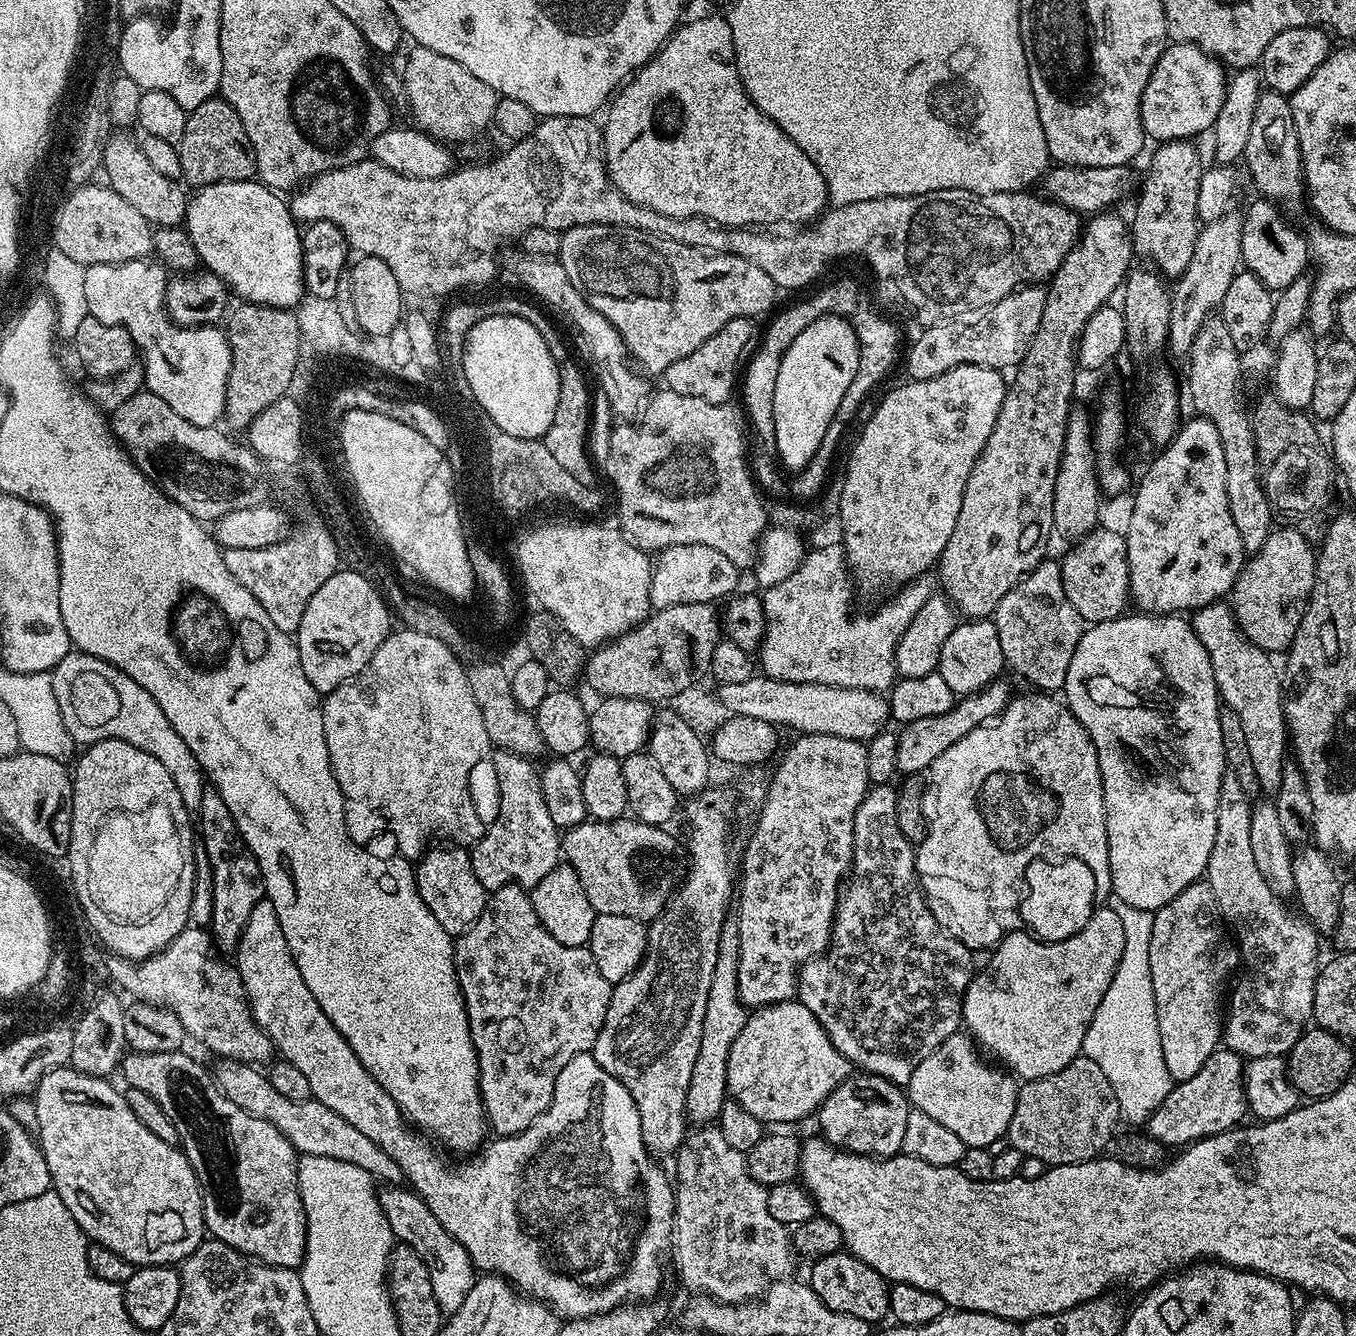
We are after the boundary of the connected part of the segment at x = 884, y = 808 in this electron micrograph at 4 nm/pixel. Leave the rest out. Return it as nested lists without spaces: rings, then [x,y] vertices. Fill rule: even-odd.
[[[869,787],[868,793],[864,795],[858,810],[854,814],[850,875],[847,877],[836,901],[836,917],[832,920],[832,938],[823,958],[813,958],[800,965],[796,991],[800,1003],[806,1006],[806,1010],[810,1010],[810,1014],[818,1020],[822,1030],[826,1030],[830,1042],[834,1042],[834,1046],[846,1057],[849,1065],[861,1064],[859,1067],[863,1071],[873,1072],[876,1076],[882,1076],[890,1082],[906,1086],[910,1082],[918,1062],[922,1062],[922,1058],[934,1054],[934,1050],[938,1050],[938,1046],[942,1046],[942,1042],[946,1042],[946,1038],[953,1036],[961,1027],[964,995],[968,989],[968,983],[973,978],[974,967],[972,968],[973,953],[966,947],[964,941],[957,940],[949,932],[945,932],[944,927],[940,925],[940,921],[928,908],[924,892],[920,889],[920,878],[916,875],[916,848],[902,834],[902,830],[898,830],[897,789],[890,787]]]

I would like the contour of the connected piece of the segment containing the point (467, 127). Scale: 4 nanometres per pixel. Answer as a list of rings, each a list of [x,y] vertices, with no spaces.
[[[416,46],[413,49],[404,64],[402,79],[404,96],[412,107],[415,123],[440,142],[468,140],[484,127],[487,129],[494,118],[498,93],[486,86],[482,78],[474,78],[474,74],[454,62],[454,58],[446,58],[429,48]]]

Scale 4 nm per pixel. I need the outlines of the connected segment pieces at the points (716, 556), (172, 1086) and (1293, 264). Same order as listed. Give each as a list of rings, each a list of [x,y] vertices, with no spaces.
[[[671,544],[668,548],[659,549],[655,553],[654,563],[646,581],[648,600],[653,609],[669,608],[672,604],[689,604],[702,602],[710,604],[723,601],[737,591],[742,569],[726,554],[714,550],[714,546],[698,546],[697,544]]]
[[[184,1050],[166,1054],[129,1051],[122,1061],[123,1083],[129,1088],[150,1094],[150,1098],[154,1098],[154,1102],[158,1102],[158,1106],[166,1110],[170,1122],[174,1122],[180,1139],[179,1147],[200,1183],[207,1235],[211,1239],[226,1242],[226,1246],[253,1260],[259,1260],[262,1264],[272,1264],[275,1268],[299,1269],[306,1254],[308,1227],[298,1186],[296,1148],[269,1120],[254,1118],[254,1114],[246,1114],[246,1110],[234,1106],[230,1098],[221,1094],[213,1073],[209,1069],[207,1072],[186,1053]]]
[[[1256,198],[1256,201],[1249,206],[1248,209],[1243,209],[1242,223],[1242,264],[1247,271],[1255,274],[1264,285],[1273,293],[1279,294],[1284,289],[1289,288],[1295,280],[1301,279],[1305,275],[1304,267],[1309,267],[1310,253],[1308,251],[1308,241],[1305,233],[1302,231],[1295,232],[1286,221],[1280,217],[1281,209],[1277,207],[1273,201],[1267,198]]]

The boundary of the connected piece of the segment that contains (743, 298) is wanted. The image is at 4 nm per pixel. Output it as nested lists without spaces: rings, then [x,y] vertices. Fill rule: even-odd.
[[[622,226],[569,228],[561,235],[558,259],[570,282],[616,327],[629,353],[640,359],[639,367],[649,377],[659,377],[670,362],[698,350],[726,322],[743,316],[757,318],[770,311],[778,295],[770,274],[746,258],[675,244]]]

